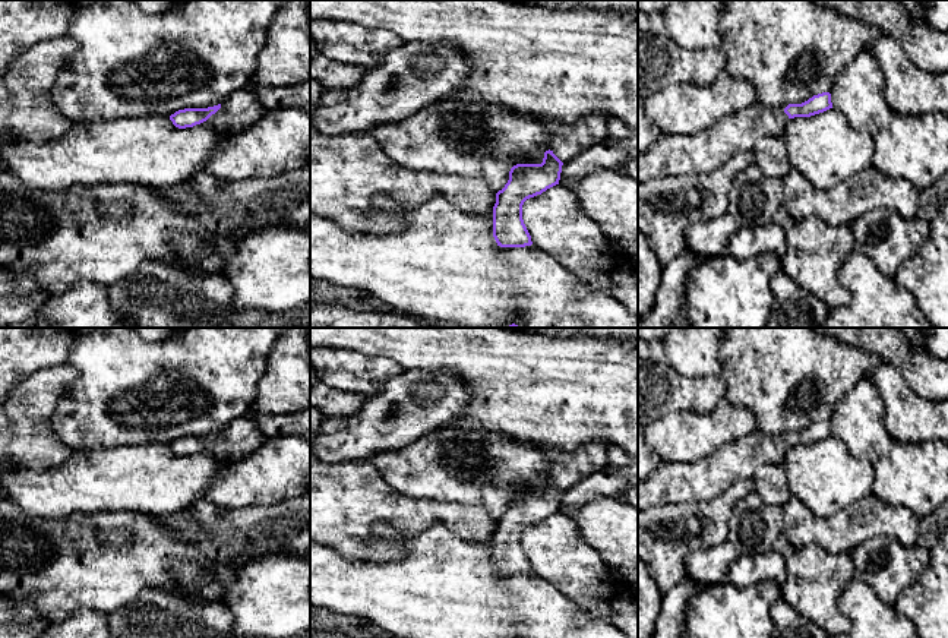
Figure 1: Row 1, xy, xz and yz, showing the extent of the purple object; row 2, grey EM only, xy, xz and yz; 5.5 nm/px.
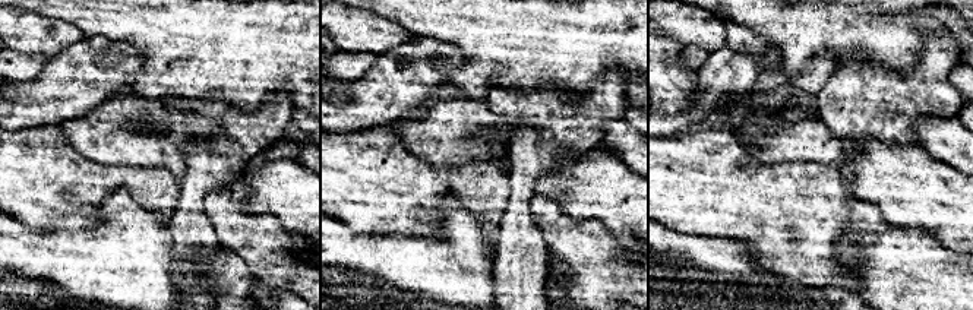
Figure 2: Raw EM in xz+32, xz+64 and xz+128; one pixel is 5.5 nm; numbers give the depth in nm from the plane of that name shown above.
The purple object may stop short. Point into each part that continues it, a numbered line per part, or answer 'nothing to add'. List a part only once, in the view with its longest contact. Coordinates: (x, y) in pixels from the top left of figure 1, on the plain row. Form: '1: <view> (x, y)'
1: xy (242, 436)

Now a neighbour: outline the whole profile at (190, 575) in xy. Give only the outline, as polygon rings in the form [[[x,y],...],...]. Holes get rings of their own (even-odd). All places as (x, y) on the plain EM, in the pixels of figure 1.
[[[181,560],[171,565],[174,579],[186,590],[198,590],[209,584],[214,578],[211,569],[193,560]]]

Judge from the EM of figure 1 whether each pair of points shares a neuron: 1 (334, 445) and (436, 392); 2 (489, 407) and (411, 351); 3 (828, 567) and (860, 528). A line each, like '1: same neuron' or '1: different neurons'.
1: same neuron
2: same neuron
3: different neurons

